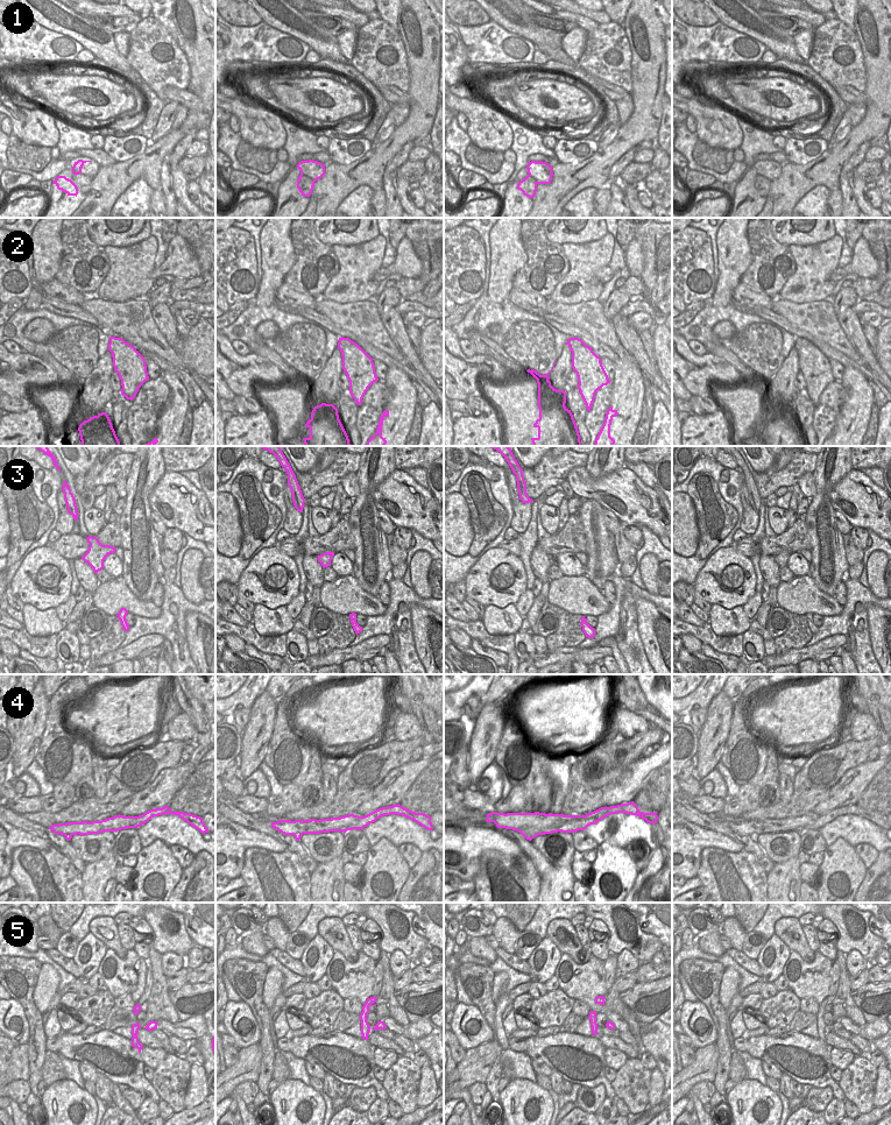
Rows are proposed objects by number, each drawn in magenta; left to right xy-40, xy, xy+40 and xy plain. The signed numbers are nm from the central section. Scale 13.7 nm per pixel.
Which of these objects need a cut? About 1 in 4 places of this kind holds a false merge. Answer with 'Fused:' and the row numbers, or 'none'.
Fused: 2, 4

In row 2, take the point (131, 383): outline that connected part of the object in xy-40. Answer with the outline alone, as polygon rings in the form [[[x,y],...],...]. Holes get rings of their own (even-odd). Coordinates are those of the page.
[[[146,362],[141,365],[141,369],[137,373],[126,374],[120,373],[119,370],[115,372],[119,374],[121,380],[121,395],[130,401],[134,399],[140,387],[149,380]]]

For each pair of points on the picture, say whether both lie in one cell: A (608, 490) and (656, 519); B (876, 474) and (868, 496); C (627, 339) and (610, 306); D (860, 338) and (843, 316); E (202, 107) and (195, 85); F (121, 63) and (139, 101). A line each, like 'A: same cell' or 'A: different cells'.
A: same cell
B: different cells
C: different cells
D: same cell
E: different cells
F: same cell

